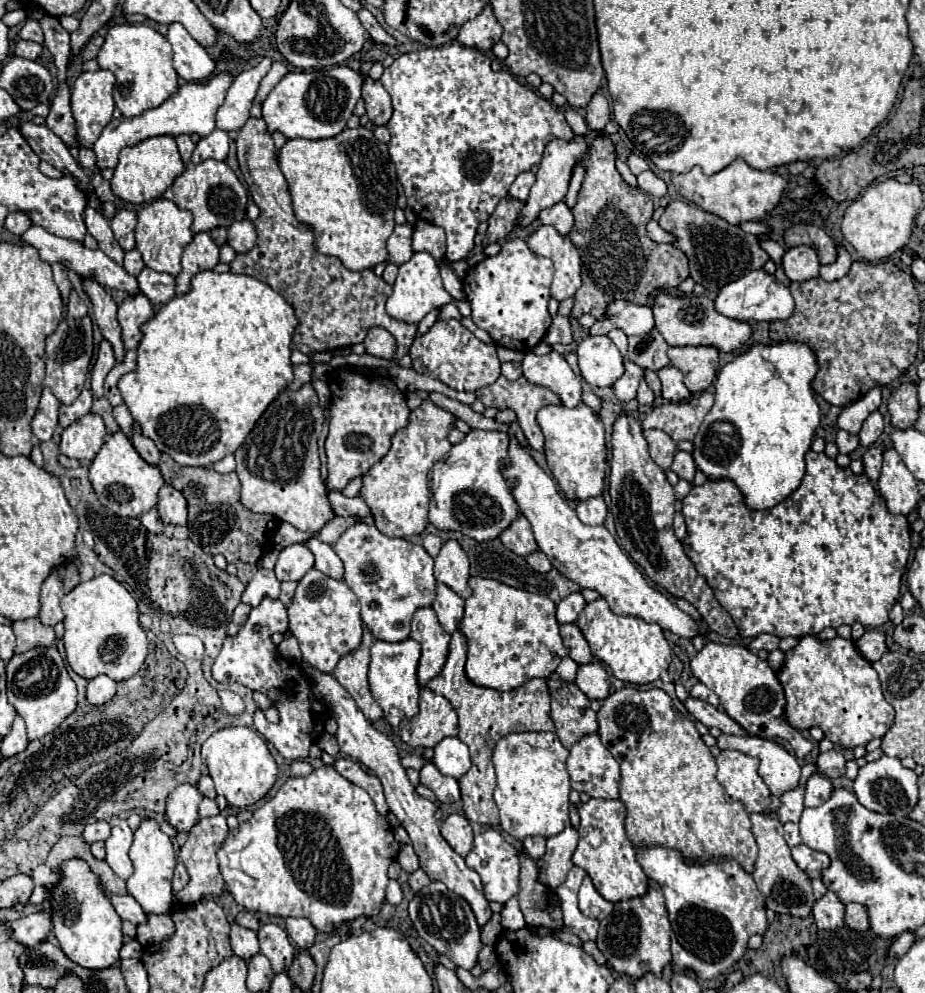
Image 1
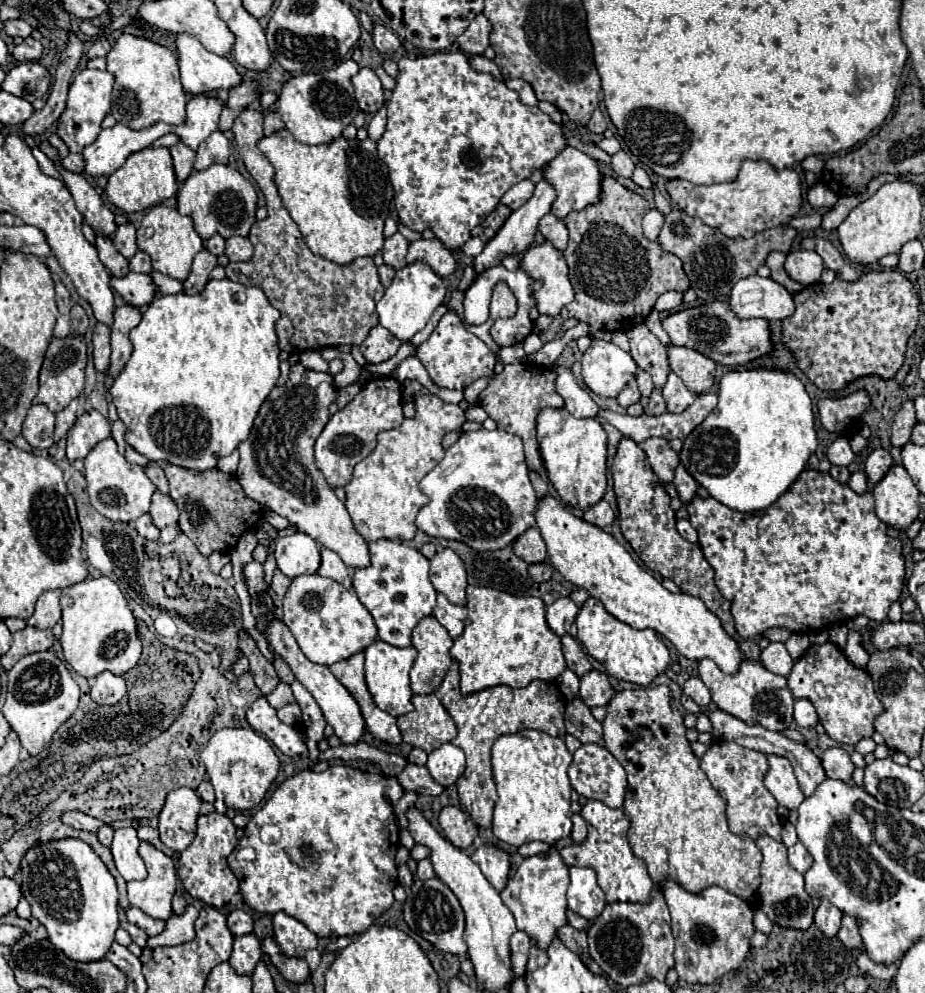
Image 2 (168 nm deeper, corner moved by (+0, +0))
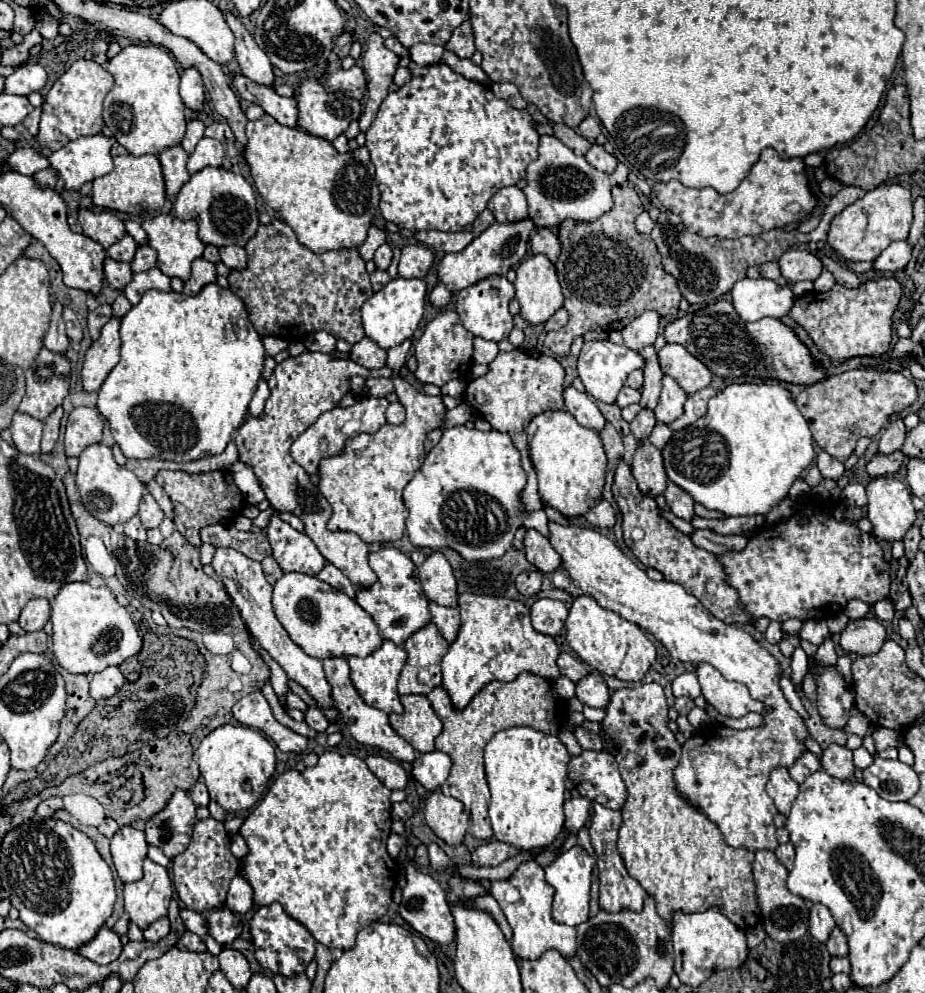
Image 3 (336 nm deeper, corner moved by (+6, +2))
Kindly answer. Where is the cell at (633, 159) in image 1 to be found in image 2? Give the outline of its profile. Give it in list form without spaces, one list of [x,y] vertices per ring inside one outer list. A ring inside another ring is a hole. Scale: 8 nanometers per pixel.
[[[619,151],[611,157],[611,169],[619,175],[619,177],[631,177],[635,163],[629,159],[629,155],[625,151]]]

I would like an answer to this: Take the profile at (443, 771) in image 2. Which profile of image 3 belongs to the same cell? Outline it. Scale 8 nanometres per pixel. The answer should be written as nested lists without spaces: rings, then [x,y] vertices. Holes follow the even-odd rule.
[[[431,751],[431,753],[421,753],[417,755],[417,759],[413,761],[413,777],[429,791],[439,789],[451,771],[451,757],[443,751]]]

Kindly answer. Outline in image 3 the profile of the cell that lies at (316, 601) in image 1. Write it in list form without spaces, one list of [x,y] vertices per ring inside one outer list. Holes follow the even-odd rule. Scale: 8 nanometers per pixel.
[[[285,573],[275,585],[273,585],[273,609],[279,619],[279,623],[285,627],[289,637],[311,657],[317,659],[329,659],[329,657],[367,657],[381,645],[381,635],[371,619],[369,613],[365,613],[355,599],[349,599],[345,593],[333,589],[331,585],[325,585],[313,575],[305,573]]]

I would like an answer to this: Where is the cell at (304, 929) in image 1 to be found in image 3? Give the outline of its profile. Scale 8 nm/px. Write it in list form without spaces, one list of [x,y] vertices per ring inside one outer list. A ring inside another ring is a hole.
[[[279,903],[259,907],[251,919],[251,935],[255,945],[255,957],[261,967],[269,973],[281,973],[285,977],[303,973],[309,961],[315,957],[315,939],[313,935],[293,917],[289,917]]]

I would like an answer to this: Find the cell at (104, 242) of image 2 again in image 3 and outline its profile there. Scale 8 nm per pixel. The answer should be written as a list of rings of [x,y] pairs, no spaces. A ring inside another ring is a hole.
[[[111,257],[105,259],[105,279],[109,281],[109,285],[117,291],[121,291],[129,281],[131,281],[133,273],[129,263],[121,263],[121,261],[113,261]]]

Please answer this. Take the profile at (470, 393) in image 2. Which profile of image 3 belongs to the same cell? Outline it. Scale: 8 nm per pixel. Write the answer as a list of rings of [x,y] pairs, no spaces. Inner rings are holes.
[[[475,337],[473,348],[472,359],[477,365],[489,365],[499,353],[498,344],[495,341],[488,341],[481,337]]]

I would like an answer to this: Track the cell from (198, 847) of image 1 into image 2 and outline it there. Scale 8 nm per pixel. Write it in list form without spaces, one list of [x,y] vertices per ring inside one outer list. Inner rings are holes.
[[[209,813],[201,815],[197,821],[197,835],[193,843],[179,855],[179,867],[177,875],[185,887],[185,891],[193,897],[203,901],[205,905],[211,905],[215,909],[221,909],[229,903],[229,899],[239,893],[239,881],[233,875],[233,871],[227,865],[227,857],[237,847],[235,837],[235,825],[227,815]]]

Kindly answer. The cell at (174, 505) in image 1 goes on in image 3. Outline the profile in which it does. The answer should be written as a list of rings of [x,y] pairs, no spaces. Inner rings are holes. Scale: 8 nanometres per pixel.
[[[145,491],[143,499],[141,499],[141,507],[139,507],[139,519],[145,525],[145,529],[153,529],[159,527],[161,521],[165,519],[161,507],[157,505],[157,501],[151,497],[151,493]]]

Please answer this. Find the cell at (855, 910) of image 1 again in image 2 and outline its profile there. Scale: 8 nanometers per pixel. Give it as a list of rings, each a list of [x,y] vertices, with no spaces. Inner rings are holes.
[[[843,915],[843,923],[841,923],[841,929],[839,929],[837,937],[845,947],[851,947],[851,949],[861,949],[863,947],[861,935],[859,935],[859,925],[851,915]]]

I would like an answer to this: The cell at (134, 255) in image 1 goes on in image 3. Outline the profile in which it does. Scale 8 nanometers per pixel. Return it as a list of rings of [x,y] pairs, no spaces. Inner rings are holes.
[[[139,245],[139,247],[137,247],[137,253],[135,253],[133,261],[131,261],[133,273],[151,269],[151,267],[155,267],[155,265],[157,265],[157,253],[155,253],[151,247],[147,247],[147,245]]]

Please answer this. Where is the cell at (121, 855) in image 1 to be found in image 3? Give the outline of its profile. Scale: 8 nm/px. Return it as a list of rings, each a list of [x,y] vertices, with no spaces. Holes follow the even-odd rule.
[[[121,827],[111,839],[113,865],[123,883],[133,883],[143,877],[143,859],[147,857],[145,833],[133,827]]]

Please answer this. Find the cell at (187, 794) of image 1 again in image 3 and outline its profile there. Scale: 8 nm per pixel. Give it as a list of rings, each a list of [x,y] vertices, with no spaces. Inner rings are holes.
[[[177,789],[165,809],[147,821],[147,843],[157,845],[171,859],[187,849],[195,821],[195,803],[185,791]]]

